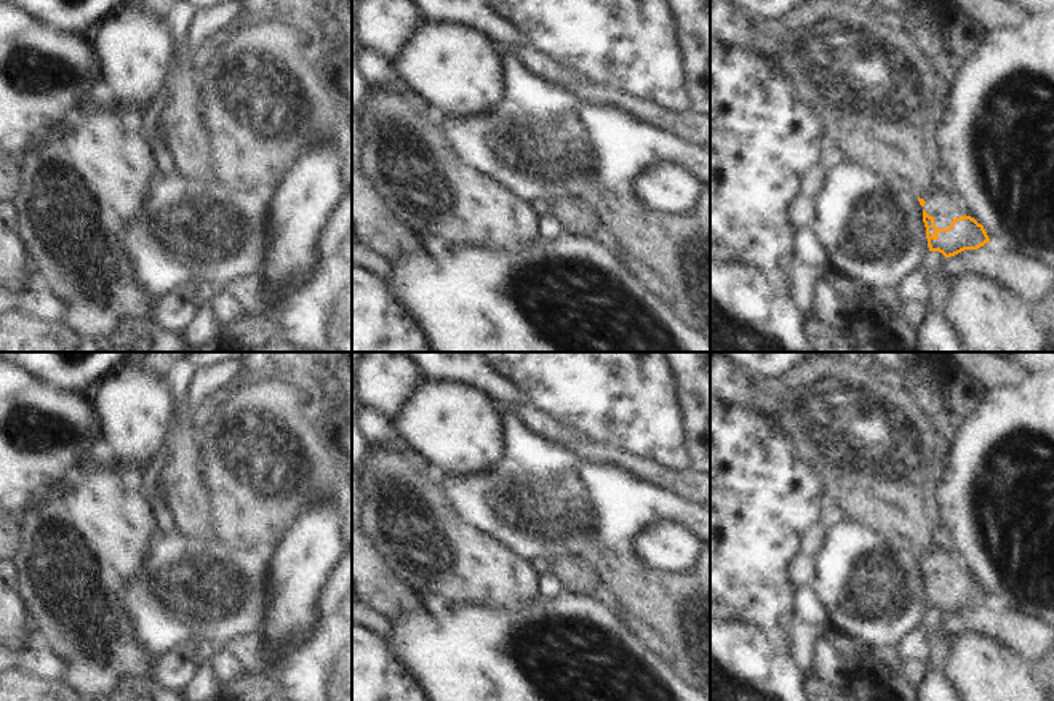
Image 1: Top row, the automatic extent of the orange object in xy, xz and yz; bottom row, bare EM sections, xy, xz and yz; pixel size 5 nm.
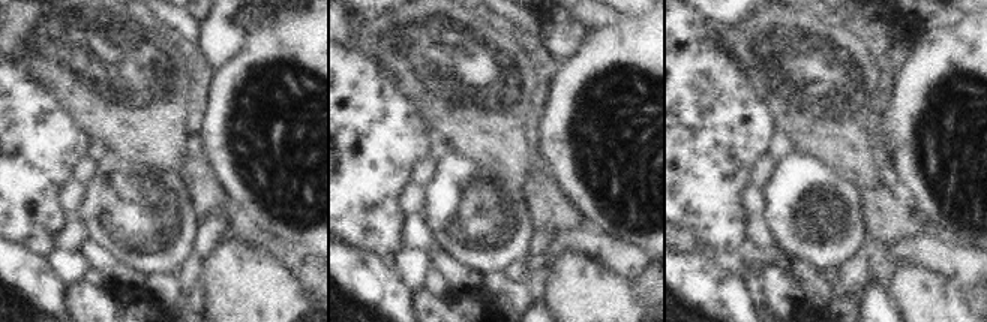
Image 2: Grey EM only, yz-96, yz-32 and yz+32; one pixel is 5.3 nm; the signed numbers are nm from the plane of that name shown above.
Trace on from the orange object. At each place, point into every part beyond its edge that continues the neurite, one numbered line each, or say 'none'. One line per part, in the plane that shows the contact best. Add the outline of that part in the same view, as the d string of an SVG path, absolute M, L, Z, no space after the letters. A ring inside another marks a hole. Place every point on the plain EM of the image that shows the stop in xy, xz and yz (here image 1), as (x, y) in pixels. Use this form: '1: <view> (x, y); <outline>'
1: yz (944, 562); M916 512L913 523L931 527L928 544L918 555L926 560L921 567L934 576L934 584L947 587L955 576L964 575L966 560L944 528L940 512Z

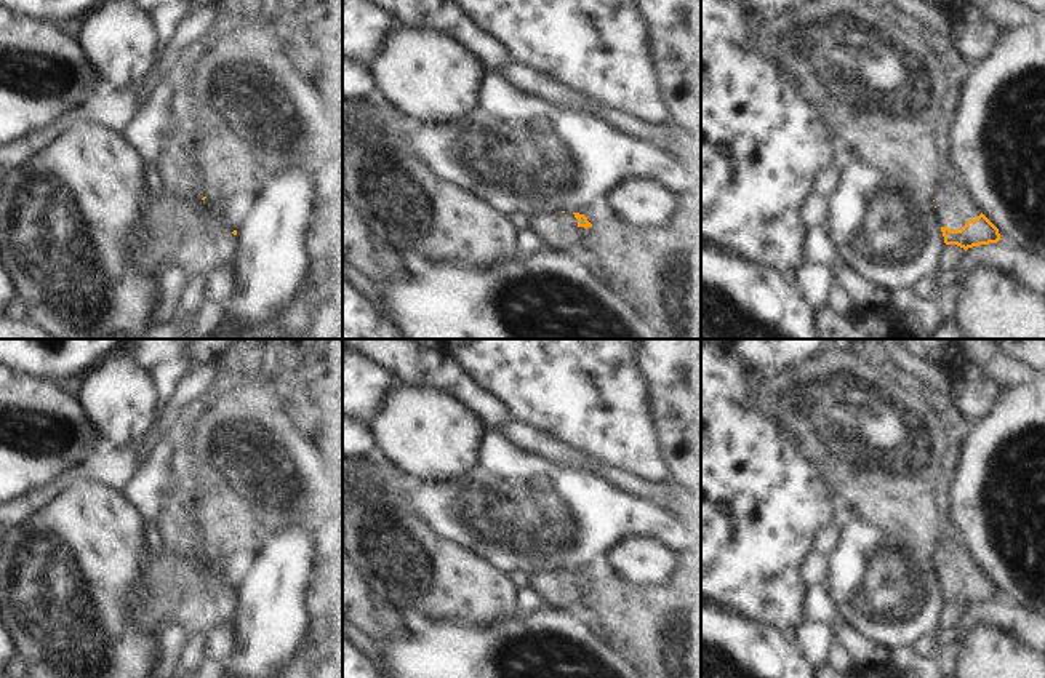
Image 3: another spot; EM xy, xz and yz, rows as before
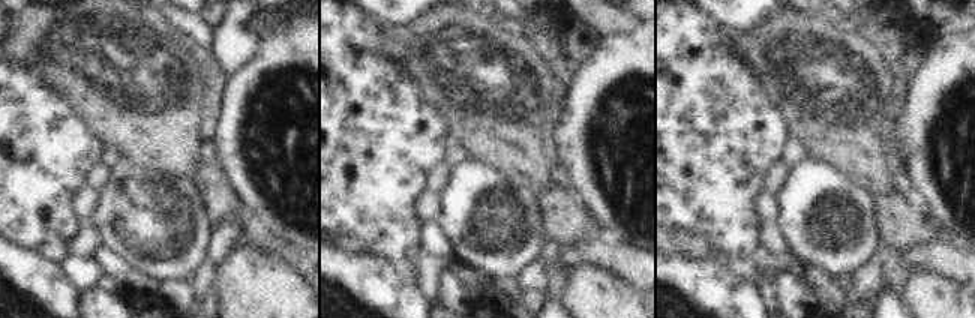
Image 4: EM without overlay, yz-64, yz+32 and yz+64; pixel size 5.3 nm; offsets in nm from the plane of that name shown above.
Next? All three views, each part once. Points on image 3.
1: yz (954, 562); M907 512L903 521L906 524L923 521L925 524L938 524L941 528L939 540L930 548L941 585L960 588L968 579L981 572L979 563L970 552L963 534L957 529L949 512L933 512L930 515Z

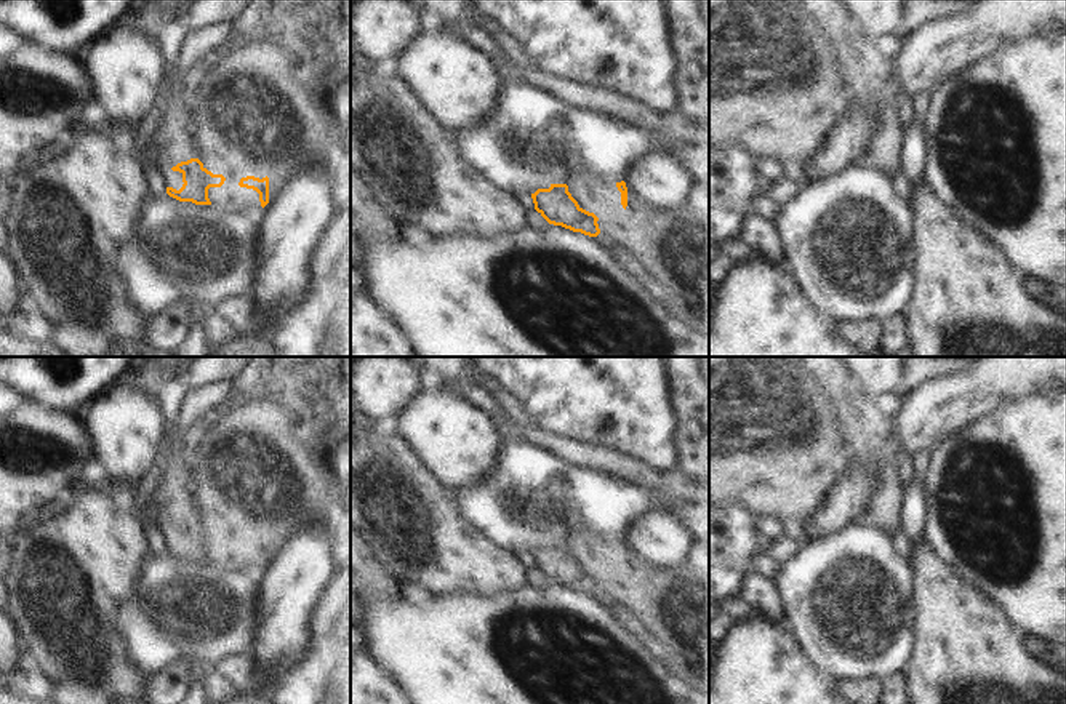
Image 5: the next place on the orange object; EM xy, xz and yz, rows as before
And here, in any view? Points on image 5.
1: xy (170, 501); M179 422L166 426L165 442L168 443L168 451L158 466L160 474L147 501L166 546L176 549L184 542L182 531L171 526L181 520L195 517L195 502L189 496L189 461L182 456L179 435Z

